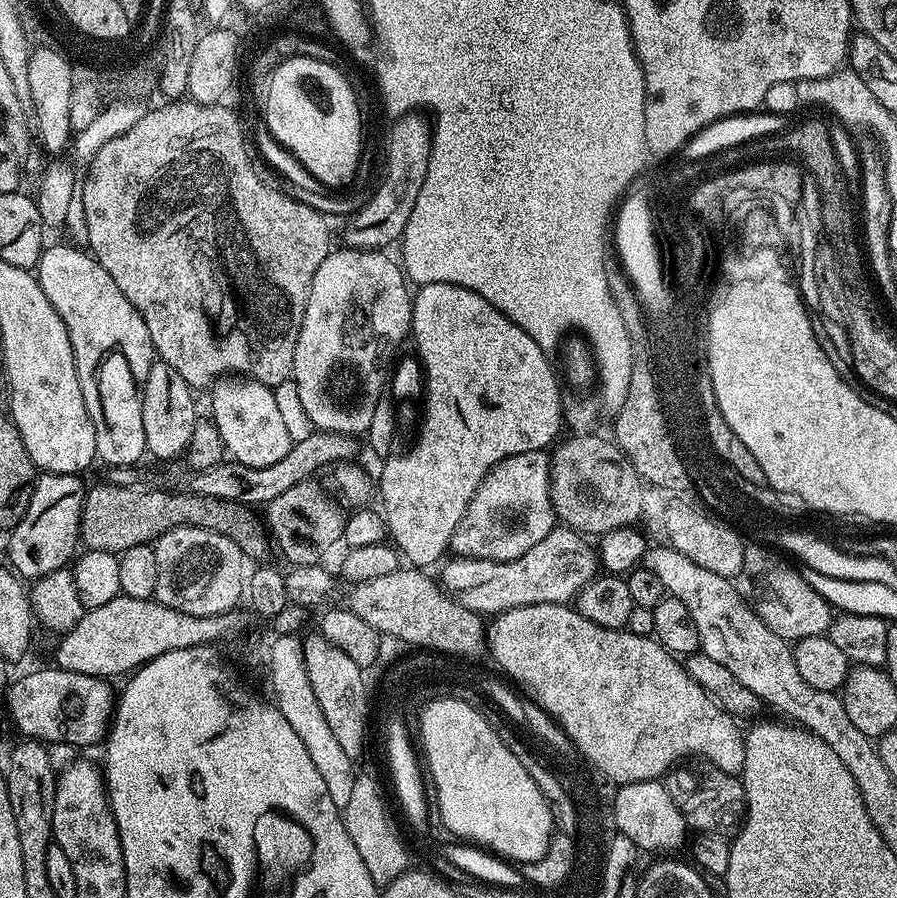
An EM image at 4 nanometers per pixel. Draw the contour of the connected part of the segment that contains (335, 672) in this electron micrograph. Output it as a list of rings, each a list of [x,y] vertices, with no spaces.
[[[312,630],[309,636],[303,637],[304,661],[306,662],[306,674],[310,678],[310,690],[314,690],[314,698],[318,698],[318,706],[322,706],[322,718],[330,725],[330,734],[338,746],[347,756],[359,758],[364,752],[364,731],[368,728],[368,688],[364,685],[365,673],[354,662],[354,658],[342,654],[336,646],[326,642],[326,638],[320,635],[319,631]]]

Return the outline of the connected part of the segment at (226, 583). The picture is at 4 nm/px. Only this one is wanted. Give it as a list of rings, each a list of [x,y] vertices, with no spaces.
[[[172,528],[163,532],[154,542],[156,561],[158,562],[158,586],[155,599],[174,610],[182,610],[182,614],[191,616],[217,616],[223,612],[233,611],[236,604],[246,592],[246,557],[242,549],[230,538],[209,528]]]

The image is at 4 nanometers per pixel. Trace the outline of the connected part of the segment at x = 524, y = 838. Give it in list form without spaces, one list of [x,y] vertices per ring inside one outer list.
[[[443,698],[430,700],[419,709],[421,720],[421,742],[424,744],[422,753],[423,759],[429,766],[430,774],[433,775],[433,780],[430,783],[431,787],[436,788],[436,796],[434,802],[441,811],[442,822],[453,831],[456,838],[464,842],[471,842],[482,849],[487,849],[496,856],[503,858],[508,862],[515,862],[517,865],[533,864],[541,860],[546,854],[546,850],[552,841],[552,833],[554,831],[554,809],[548,804],[547,798],[542,794],[542,790],[538,790],[538,786],[534,782],[534,778],[530,778],[530,774],[526,774],[526,766],[522,766],[522,762],[518,762],[518,758],[514,756],[503,735],[499,731],[495,732],[492,729],[492,724],[487,715],[479,707],[475,708],[472,704],[467,704],[459,698]]]

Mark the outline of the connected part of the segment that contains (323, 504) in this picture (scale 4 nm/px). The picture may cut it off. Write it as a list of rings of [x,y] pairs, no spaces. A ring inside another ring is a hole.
[[[315,479],[298,482],[298,486],[290,486],[286,494],[278,494],[274,502],[266,506],[268,520],[266,516],[266,528],[270,533],[270,540],[273,545],[280,547],[280,552],[289,560],[289,565],[299,566],[301,564],[314,564],[323,561],[323,556],[331,550],[335,544],[341,543],[344,535],[344,522],[346,519],[345,509],[342,507],[335,495],[329,494],[320,484],[316,484]]]

